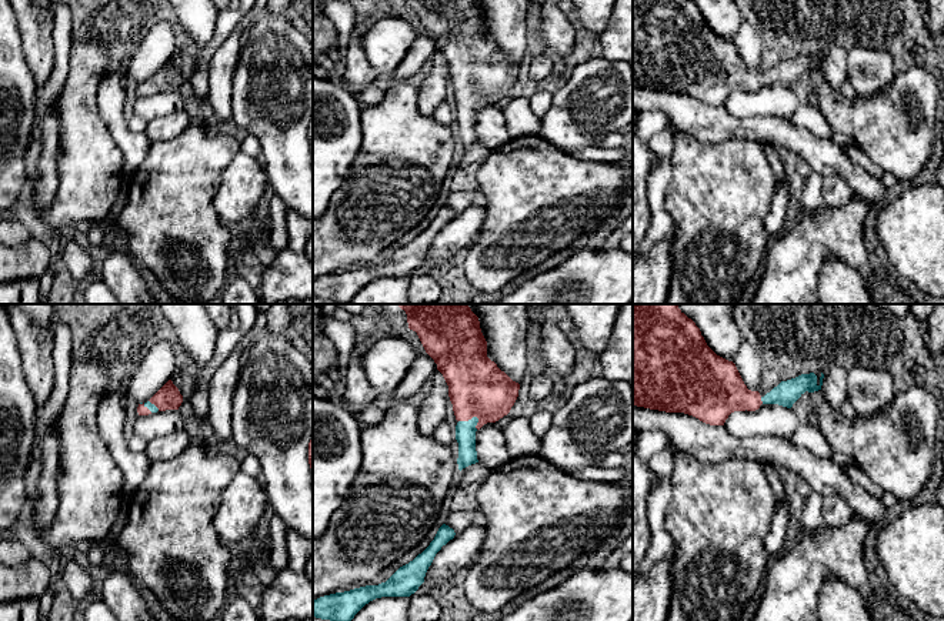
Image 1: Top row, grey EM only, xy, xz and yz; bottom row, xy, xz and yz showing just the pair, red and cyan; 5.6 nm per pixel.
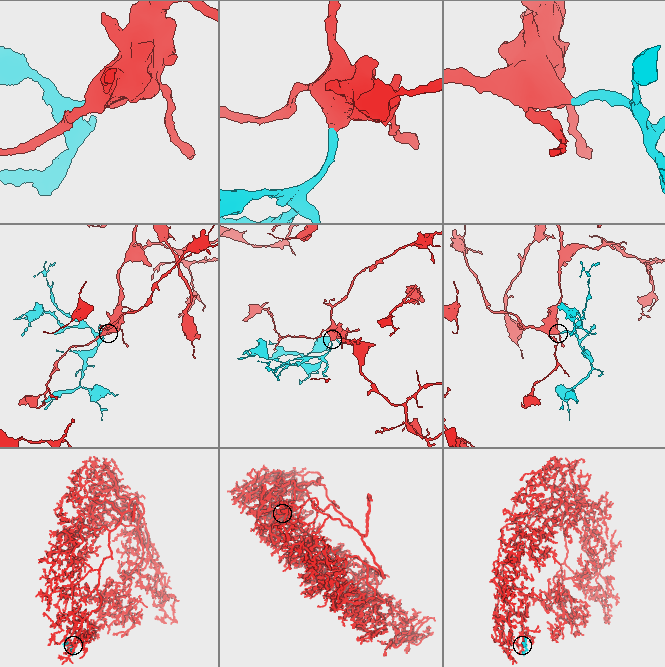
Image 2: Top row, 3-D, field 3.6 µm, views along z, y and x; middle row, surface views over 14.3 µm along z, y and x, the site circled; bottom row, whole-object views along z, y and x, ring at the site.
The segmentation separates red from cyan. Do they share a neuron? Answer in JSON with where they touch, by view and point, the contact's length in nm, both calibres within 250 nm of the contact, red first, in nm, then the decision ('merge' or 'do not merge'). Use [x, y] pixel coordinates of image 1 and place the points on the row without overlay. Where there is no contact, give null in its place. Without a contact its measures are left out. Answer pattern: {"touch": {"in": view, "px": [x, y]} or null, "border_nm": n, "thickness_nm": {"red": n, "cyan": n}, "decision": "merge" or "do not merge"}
{"touch": {"in": "xz", "px": [473, 96]}, "border_nm": 120, "thickness_nm": {"red": 320, "cyan": 110}, "decision": "merge"}

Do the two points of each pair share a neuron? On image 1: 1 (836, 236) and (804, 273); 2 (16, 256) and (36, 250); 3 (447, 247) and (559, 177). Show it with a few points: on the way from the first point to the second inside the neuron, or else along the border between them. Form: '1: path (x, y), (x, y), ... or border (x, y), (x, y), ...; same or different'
1: path (826, 243), (806, 263); same
2: path (20, 256), (32, 254); same
3: border (484, 206), (483, 227), (477, 239), (467, 249); different

